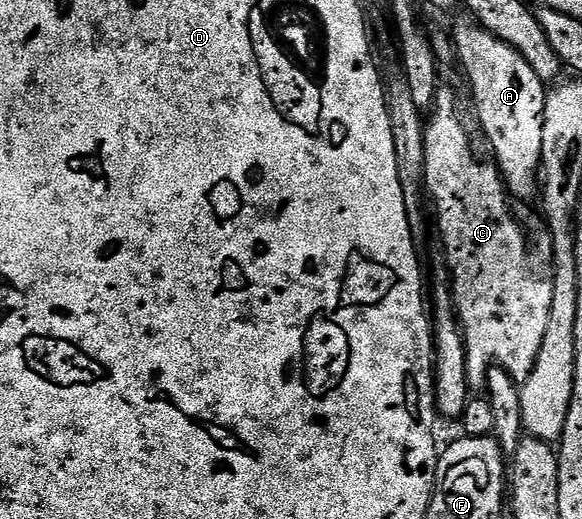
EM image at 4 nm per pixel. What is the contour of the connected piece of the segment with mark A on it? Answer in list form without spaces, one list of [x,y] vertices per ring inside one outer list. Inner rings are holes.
[[[480,24],[457,25],[451,32],[456,60],[461,60],[469,76],[477,121],[493,148],[492,160],[501,170],[505,188],[514,198],[533,197],[539,193],[539,170],[543,151],[546,82],[531,71],[531,63],[507,43],[491,35]],[[517,196],[517,197],[516,197]]]

